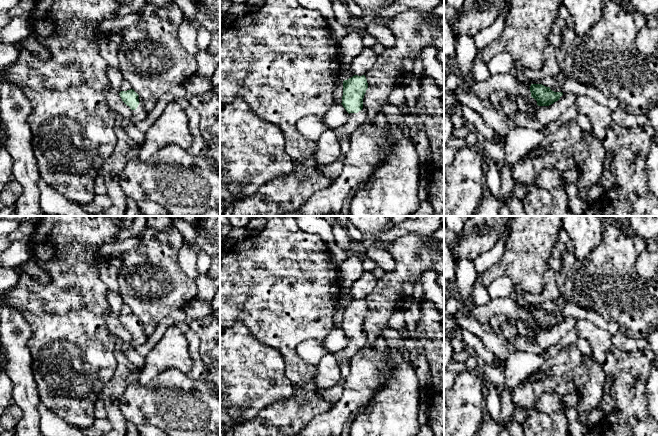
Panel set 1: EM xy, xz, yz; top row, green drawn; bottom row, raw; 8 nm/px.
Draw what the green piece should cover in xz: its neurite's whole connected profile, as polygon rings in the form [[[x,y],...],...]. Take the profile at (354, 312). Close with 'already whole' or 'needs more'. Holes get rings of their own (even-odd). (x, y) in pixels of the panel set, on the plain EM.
[[[365,299],[353,301],[343,305],[342,329],[349,337],[348,345],[335,353],[339,364],[350,363],[354,354],[358,352],[366,341],[366,334],[363,331],[363,322],[368,313]]]; needs more

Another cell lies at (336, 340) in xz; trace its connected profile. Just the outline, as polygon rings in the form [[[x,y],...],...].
[[[334,327],[328,334],[322,346],[332,353],[336,353],[344,349],[349,342],[349,337],[345,334],[342,328]]]

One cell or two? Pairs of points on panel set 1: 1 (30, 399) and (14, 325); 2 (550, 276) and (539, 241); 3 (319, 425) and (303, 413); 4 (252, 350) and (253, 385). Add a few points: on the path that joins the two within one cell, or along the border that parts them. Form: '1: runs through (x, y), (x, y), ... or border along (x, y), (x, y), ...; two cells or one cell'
1: runs through (22, 381), (15, 343); one cell
2: border along (548, 267), (541, 291); two cells
3: border along (330, 409), (315, 415), (305, 425); two cells
4: runs through (252, 359), (252, 376); one cell

